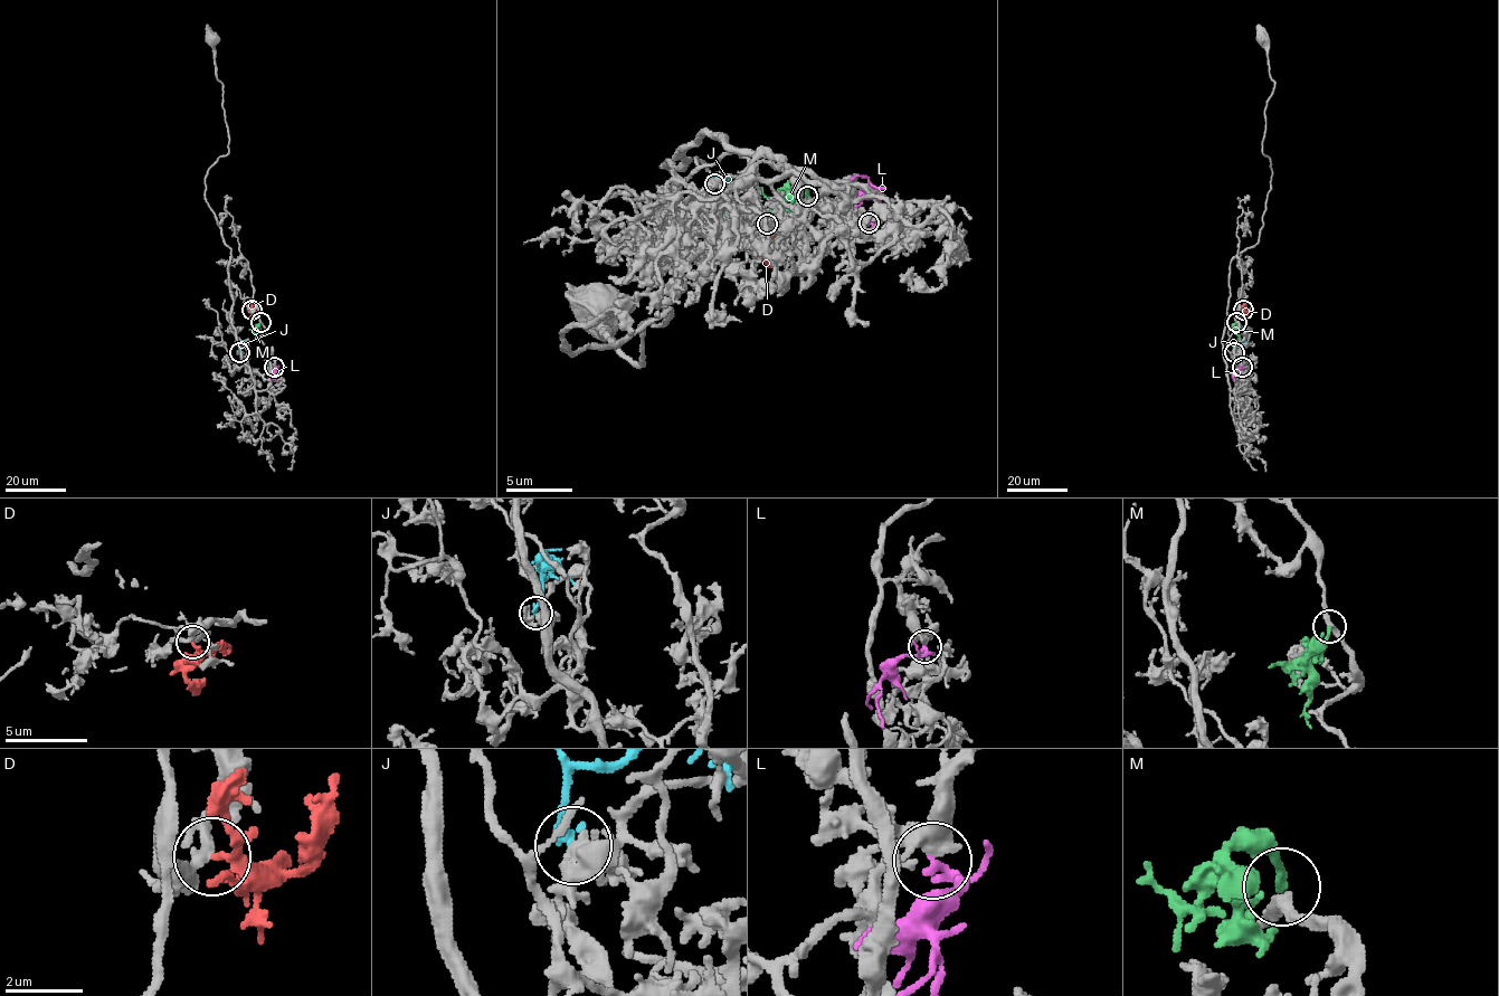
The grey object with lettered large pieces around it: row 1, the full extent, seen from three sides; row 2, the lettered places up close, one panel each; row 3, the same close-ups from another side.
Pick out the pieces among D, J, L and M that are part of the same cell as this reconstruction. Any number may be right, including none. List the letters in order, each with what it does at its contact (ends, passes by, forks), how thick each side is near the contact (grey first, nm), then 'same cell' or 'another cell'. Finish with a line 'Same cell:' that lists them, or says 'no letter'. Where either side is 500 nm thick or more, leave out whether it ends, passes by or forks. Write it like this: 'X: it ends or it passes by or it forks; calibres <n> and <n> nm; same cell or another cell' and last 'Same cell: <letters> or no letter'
D: it passes by; calibres 260 and 190 nm; same cell
J: it ends; calibres 320 and 240 nm; another cell
L: it ends; calibres 340 and 280 nm; another cell
M: it ends; calibres 280 and 200 nm; same cell
Same cell: D, M

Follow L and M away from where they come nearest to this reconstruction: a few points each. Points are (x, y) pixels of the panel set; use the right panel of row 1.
L: (1242, 367), (1234, 373), (1235, 381)
M: (1236, 322), (1233, 328), (1240, 341)

